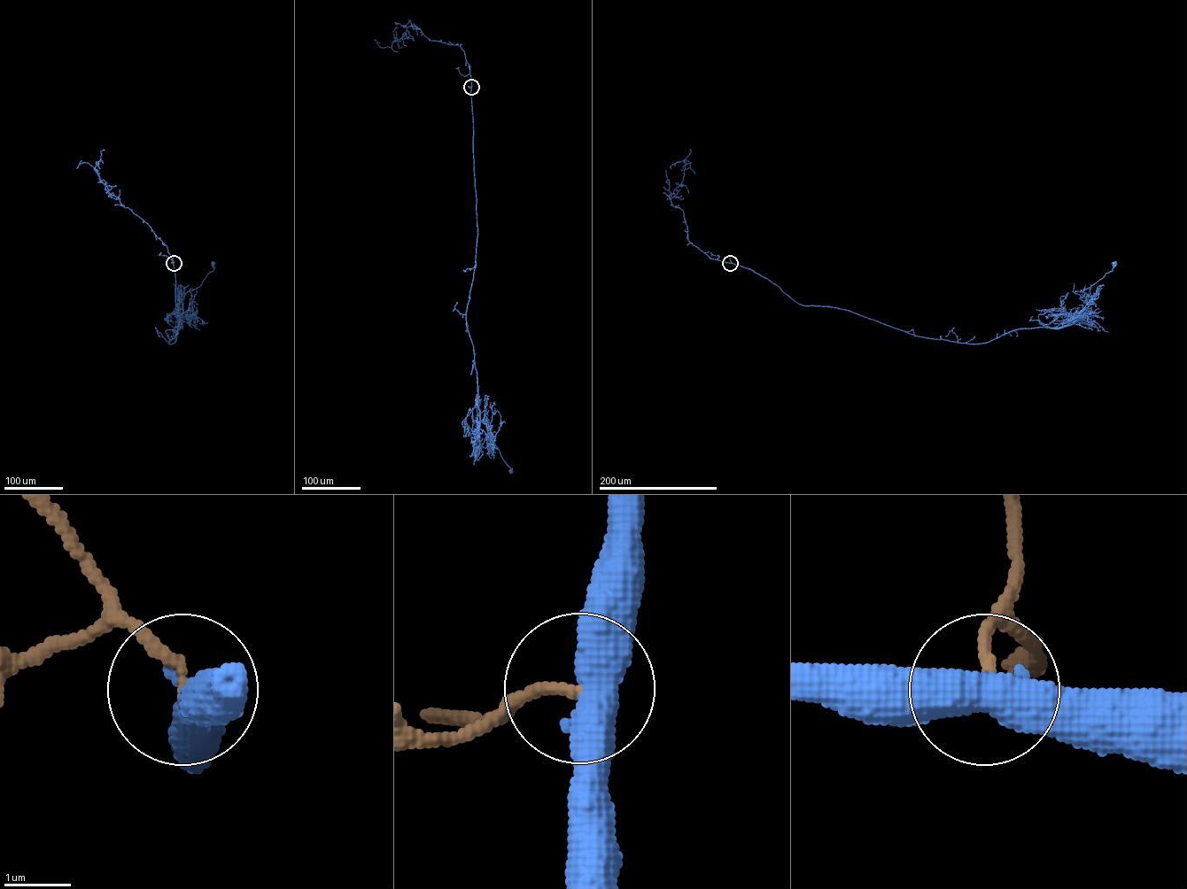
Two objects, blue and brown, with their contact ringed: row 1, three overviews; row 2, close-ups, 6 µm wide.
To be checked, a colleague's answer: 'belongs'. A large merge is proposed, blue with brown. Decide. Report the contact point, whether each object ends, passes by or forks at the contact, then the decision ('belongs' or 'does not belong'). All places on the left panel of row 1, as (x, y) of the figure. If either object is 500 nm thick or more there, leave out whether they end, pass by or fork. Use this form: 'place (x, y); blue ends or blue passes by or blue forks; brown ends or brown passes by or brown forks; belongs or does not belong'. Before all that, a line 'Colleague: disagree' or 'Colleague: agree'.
Colleague: disagree
place (174, 263); does not belong

